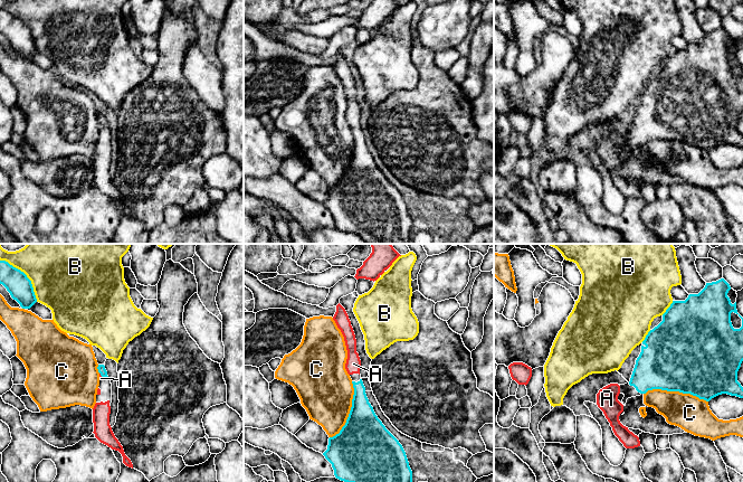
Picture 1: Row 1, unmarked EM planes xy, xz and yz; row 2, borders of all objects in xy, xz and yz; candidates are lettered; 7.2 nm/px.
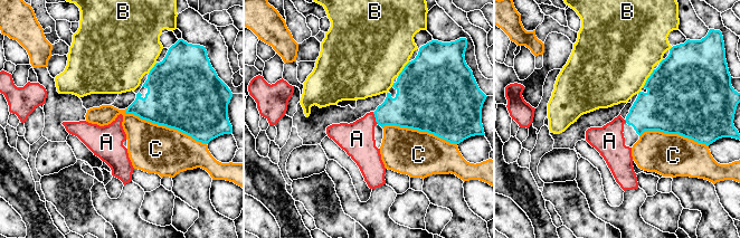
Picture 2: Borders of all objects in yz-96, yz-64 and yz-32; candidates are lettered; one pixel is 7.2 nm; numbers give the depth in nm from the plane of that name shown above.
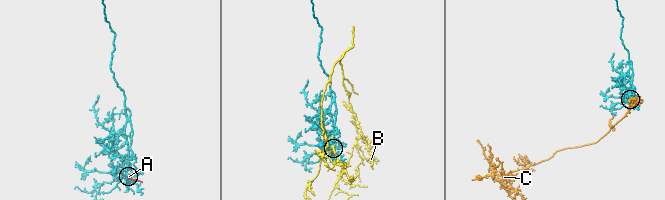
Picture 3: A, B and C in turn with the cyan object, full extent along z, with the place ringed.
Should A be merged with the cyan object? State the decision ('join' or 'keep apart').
join

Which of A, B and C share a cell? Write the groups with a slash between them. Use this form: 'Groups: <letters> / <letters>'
Groups: A / B / C

